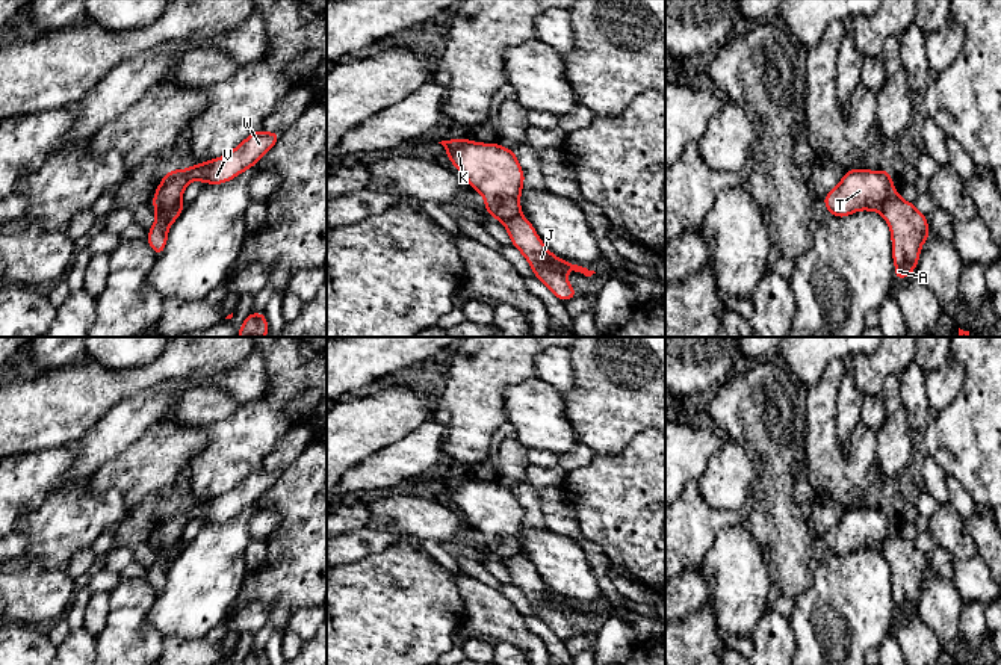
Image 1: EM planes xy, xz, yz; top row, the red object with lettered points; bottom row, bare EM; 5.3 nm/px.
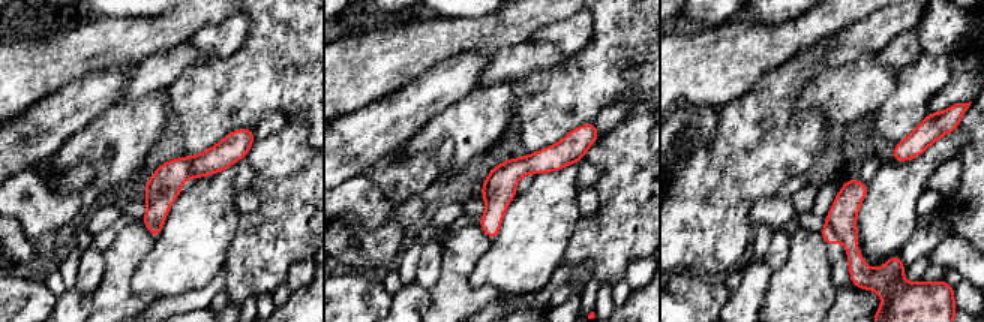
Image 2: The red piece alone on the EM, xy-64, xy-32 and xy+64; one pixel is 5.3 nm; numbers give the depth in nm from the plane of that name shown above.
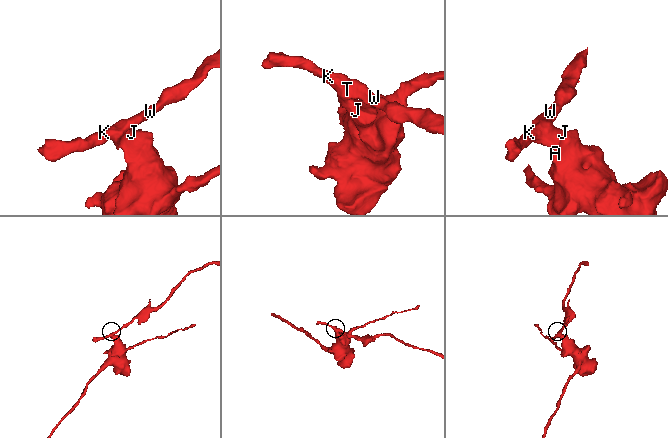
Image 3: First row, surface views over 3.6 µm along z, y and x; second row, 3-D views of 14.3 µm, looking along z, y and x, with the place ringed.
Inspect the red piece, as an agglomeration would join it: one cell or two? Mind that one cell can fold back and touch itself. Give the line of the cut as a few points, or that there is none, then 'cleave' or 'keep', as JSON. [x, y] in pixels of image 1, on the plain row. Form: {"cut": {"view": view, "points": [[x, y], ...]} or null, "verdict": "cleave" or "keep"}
{"cut": {"view": "xy", "points": [[180, 538], [168, 562]]}, "verdict": "cleave"}

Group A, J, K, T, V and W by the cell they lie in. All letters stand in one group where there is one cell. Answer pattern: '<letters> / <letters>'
A J / K T V W

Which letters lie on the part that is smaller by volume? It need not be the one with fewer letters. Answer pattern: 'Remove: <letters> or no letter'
Remove: K, T, V, W

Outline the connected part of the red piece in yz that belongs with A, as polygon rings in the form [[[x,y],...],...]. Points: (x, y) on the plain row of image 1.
[[[897,529],[886,538],[882,553],[891,567],[894,618],[906,618],[910,612],[916,612],[922,582],[930,576],[927,555],[916,549],[915,541],[904,540]]]

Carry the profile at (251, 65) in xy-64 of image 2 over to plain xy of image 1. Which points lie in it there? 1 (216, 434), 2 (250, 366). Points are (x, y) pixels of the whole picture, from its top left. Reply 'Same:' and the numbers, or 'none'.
Same: 1

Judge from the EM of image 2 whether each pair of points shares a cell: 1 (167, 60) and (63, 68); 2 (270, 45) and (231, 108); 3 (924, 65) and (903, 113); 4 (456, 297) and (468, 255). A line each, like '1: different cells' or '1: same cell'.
1: different cells
2: same cell
3: same cell
4: same cell

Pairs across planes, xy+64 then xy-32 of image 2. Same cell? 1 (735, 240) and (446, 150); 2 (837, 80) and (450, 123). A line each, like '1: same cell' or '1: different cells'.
1: same cell
2: same cell

